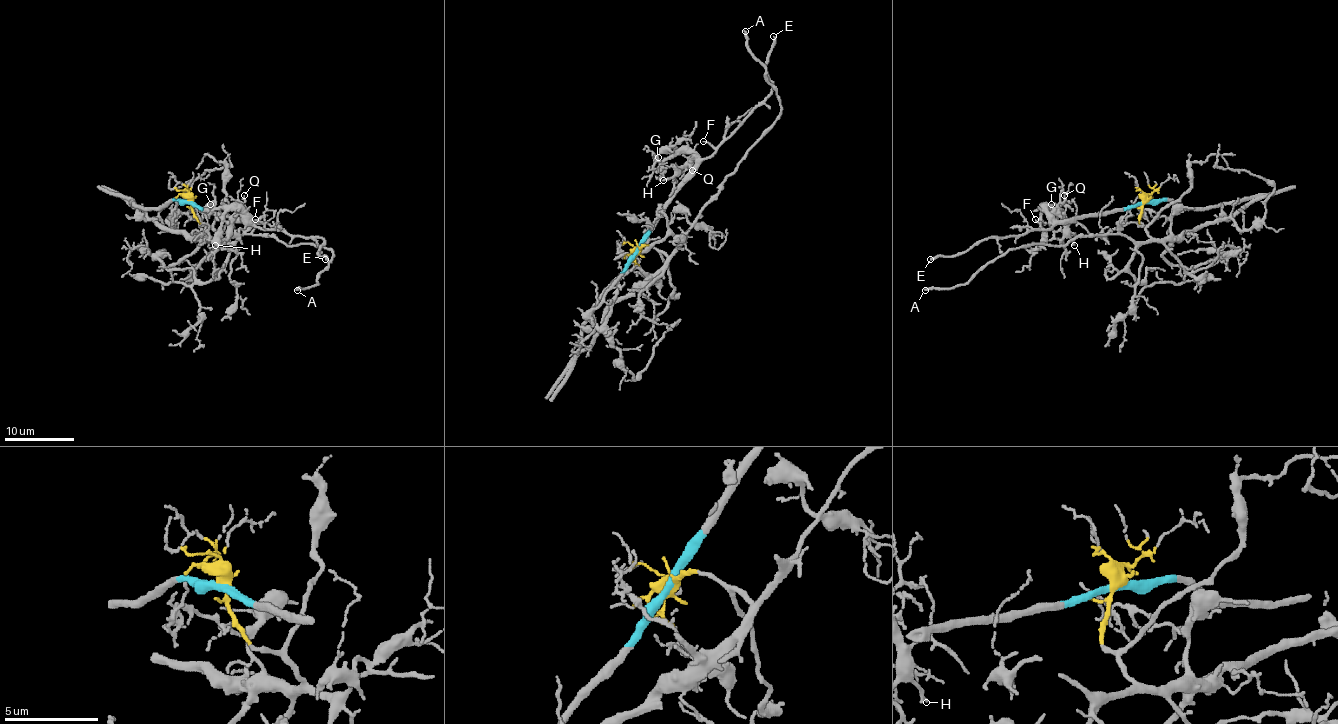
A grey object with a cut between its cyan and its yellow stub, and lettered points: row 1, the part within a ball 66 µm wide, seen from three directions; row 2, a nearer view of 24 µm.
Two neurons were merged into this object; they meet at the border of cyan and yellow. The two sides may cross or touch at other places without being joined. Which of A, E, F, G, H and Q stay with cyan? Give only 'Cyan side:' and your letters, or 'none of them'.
Cyan side: E, F, G, H, Q

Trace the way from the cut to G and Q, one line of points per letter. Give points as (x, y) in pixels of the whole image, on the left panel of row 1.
G: (189, 202), (216, 214), (244, 219), (237, 209), (216, 209), (209, 203)
Q: (189, 202), (216, 214), (244, 219), (241, 203), (244, 195)

